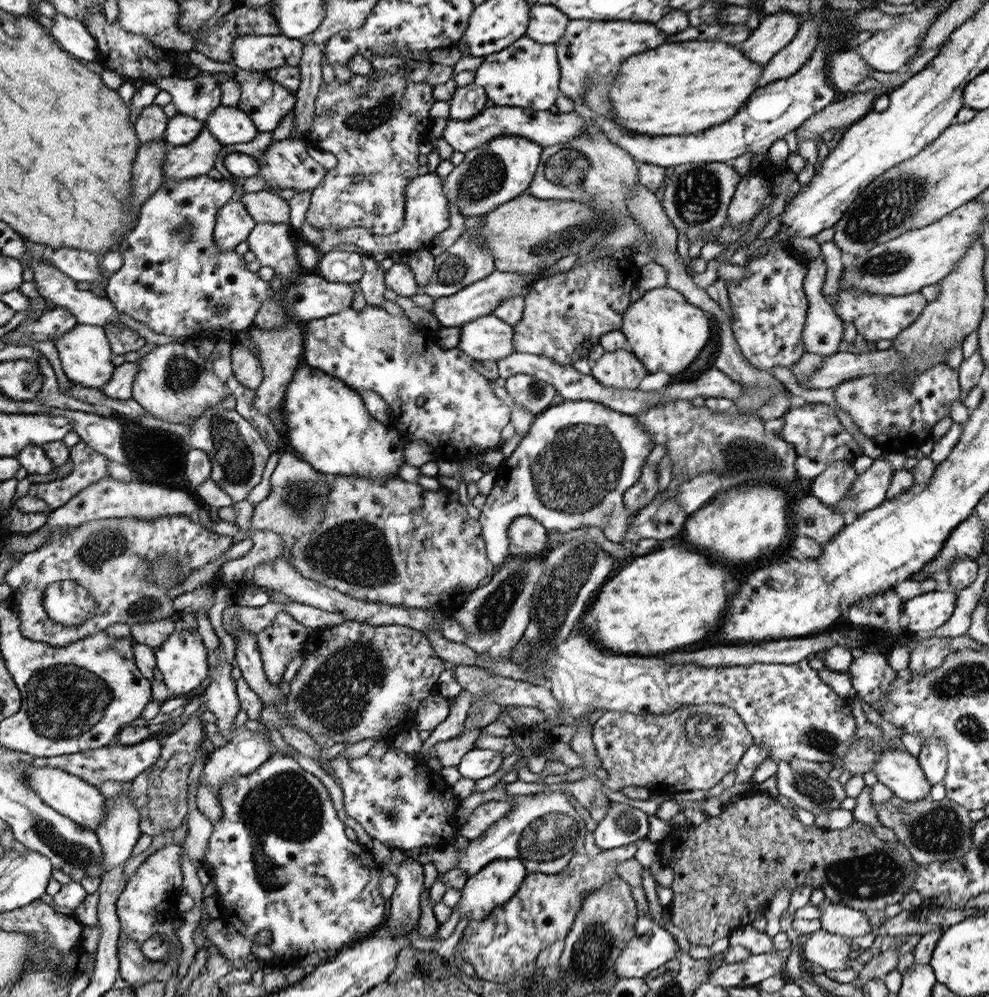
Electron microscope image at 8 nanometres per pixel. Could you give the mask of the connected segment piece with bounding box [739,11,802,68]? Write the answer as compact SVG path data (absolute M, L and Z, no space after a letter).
M776 11L760 17L759 25L740 44L742 54L763 68L784 50L798 32L802 18L792 11Z

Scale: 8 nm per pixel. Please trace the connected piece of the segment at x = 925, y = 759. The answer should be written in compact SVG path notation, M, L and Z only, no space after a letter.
M940 737L924 739L917 759L931 786L943 782L947 767L947 746L944 739Z

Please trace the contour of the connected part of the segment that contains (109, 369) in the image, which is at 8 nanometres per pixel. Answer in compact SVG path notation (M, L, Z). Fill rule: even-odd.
M78 324L54 340L64 374L71 382L86 388L102 389L111 380L115 370L108 340L104 327L92 324Z

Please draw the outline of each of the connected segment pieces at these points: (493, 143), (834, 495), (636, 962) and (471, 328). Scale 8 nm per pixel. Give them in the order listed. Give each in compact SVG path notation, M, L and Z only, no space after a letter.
M516 136L491 138L488 142L464 153L463 163L442 177L443 192L458 206L462 216L482 216L492 212L531 188L531 182L539 168L543 146L531 139Z
M851 460L828 463L826 469L811 481L812 495L817 494L825 505L837 504L856 480L857 472Z
M656 925L645 935L637 934L637 936L628 943L627 948L623 949L615 960L615 972L620 979L643 978L643 976L651 970L674 959L678 951L678 942L674 939L670 931Z
M495 314L478 317L460 325L458 350L470 354L474 360L505 359L515 352L515 328Z

